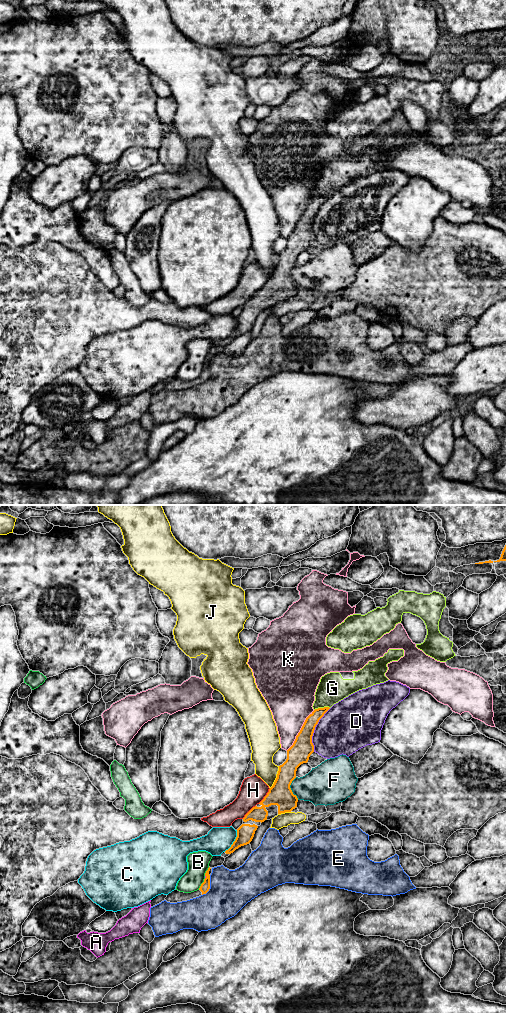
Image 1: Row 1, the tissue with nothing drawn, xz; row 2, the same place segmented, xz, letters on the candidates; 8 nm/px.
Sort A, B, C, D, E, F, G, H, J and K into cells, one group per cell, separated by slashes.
A / B / C / D / E / F / G / H / J / K

